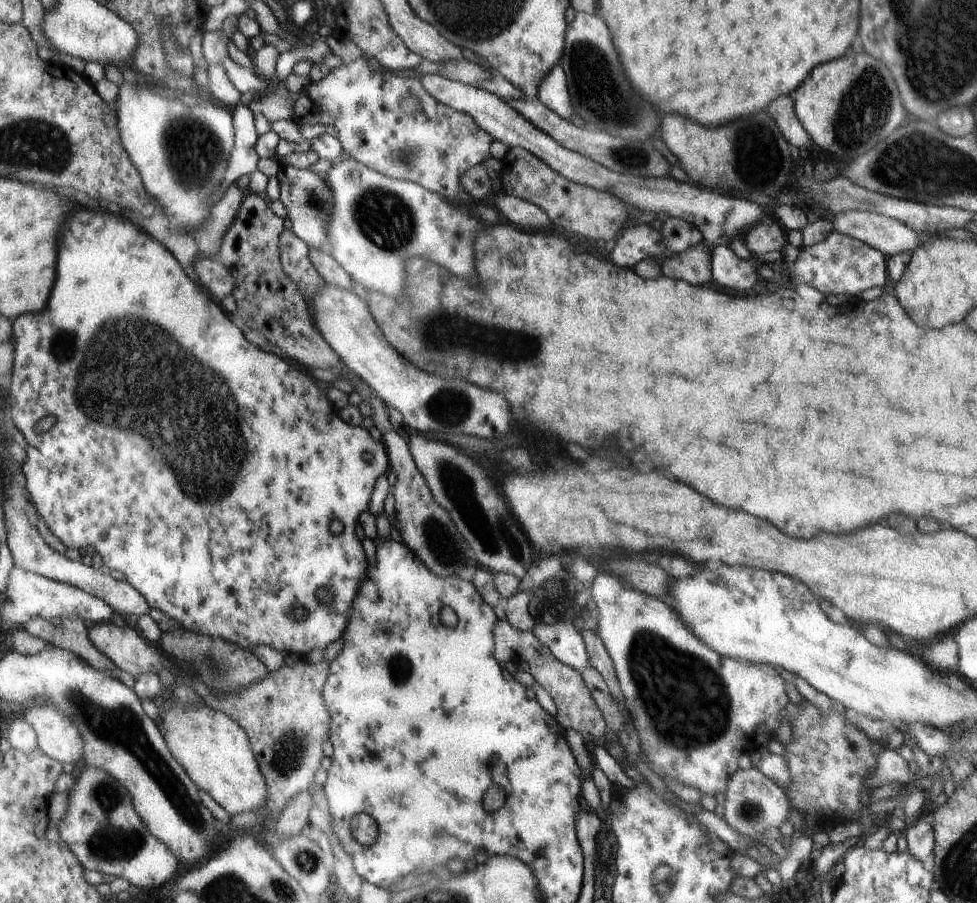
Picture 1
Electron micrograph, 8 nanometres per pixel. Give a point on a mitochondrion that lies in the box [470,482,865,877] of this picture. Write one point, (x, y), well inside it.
(654, 665)

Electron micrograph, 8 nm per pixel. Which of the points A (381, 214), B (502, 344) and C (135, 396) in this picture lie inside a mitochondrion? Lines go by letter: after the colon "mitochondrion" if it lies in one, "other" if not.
A: mitochondrion
B: mitochondrion
C: mitochondrion

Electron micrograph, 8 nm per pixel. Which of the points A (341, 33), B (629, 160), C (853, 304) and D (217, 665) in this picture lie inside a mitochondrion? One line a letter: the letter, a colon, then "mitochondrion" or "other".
A: other
B: mitochondrion
C: other
D: mitochondrion

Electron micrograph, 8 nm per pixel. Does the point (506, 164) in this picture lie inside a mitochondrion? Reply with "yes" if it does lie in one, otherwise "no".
no

